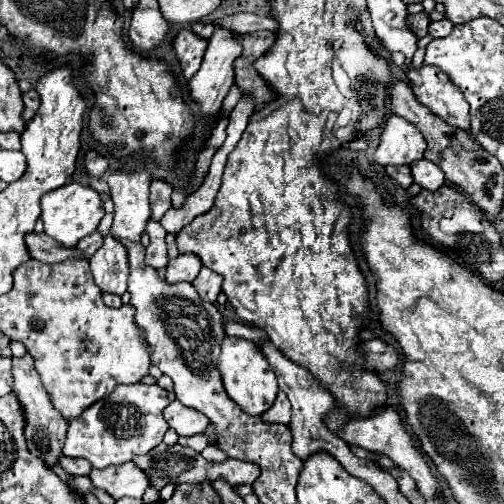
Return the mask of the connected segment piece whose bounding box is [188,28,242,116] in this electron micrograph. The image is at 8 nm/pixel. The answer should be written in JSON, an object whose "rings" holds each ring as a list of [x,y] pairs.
{"rings":[[[216,28],[212,38],[208,40],[208,50],[204,54],[204,60],[202,60],[202,66],[200,70],[192,76],[192,80],[188,82],[188,88],[190,88],[190,98],[202,108],[202,114],[204,116],[210,116],[210,114],[216,114],[222,106],[222,100],[226,98],[230,86],[234,84],[234,74],[232,74],[232,64],[234,64],[234,58],[238,58],[242,54],[240,50],[240,44],[234,40],[234,32],[230,30],[224,30],[224,28]]]}

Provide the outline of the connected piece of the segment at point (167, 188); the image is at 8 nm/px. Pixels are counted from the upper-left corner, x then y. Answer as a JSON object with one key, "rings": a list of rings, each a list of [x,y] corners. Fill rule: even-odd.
{"rings":[[[152,180],[150,184],[150,206],[152,206],[152,220],[160,220],[164,212],[170,208],[170,194],[172,186],[166,180]]]}

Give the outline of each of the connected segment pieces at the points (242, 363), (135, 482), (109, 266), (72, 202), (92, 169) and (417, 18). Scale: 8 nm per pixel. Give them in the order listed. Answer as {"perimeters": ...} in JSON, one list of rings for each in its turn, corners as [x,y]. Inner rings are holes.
{"perimeters":[[[[228,336],[222,344],[222,352],[220,352],[220,358],[218,358],[218,370],[222,374],[222,382],[224,382],[228,396],[232,400],[236,400],[236,404],[246,414],[260,416],[276,400],[276,394],[278,394],[276,376],[274,376],[270,364],[266,362],[262,350],[256,344],[252,344],[250,340],[244,340],[244,338],[238,338],[238,336]]],[[[124,462],[118,468],[108,466],[104,470],[92,470],[88,478],[96,488],[108,492],[116,500],[124,496],[142,498],[144,490],[148,488],[148,478],[144,478],[144,472],[132,462]]],[[[106,234],[104,244],[90,258],[90,270],[96,286],[102,292],[124,294],[128,280],[128,252],[112,234]]],[[[68,182],[62,188],[56,188],[42,198],[44,232],[66,248],[74,248],[80,238],[92,234],[98,228],[102,216],[104,216],[104,206],[100,194],[80,182]]],[[[88,150],[84,156],[84,166],[86,166],[88,176],[102,178],[108,172],[108,158],[100,154],[98,150]]],[[[420,12],[420,14],[412,14],[408,16],[408,26],[412,26],[412,30],[416,32],[418,38],[424,38],[428,34],[428,26],[430,26],[430,16],[426,12]]]]}

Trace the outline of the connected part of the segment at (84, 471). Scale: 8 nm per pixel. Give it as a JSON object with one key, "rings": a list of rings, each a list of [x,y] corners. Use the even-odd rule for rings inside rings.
{"rings":[[[60,456],[60,466],[74,476],[88,476],[92,470],[92,464],[88,460],[76,460],[76,458],[68,458],[68,456]]]}

